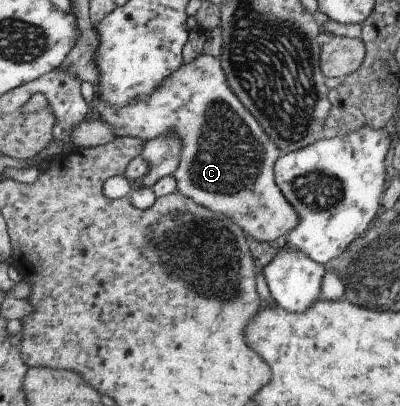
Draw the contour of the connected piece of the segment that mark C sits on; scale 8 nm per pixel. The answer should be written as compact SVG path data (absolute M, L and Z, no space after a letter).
M204 54L188 65L182 65L173 73L159 91L147 100L136 102L126 108L110 106L102 101L99 95L93 102L93 112L100 115L115 127L117 137L141 137L150 141L155 137L163 138L168 132L176 132L183 145L183 156L175 176L179 179L178 192L192 198L200 205L231 217L250 239L256 241L280 241L299 223L296 209L283 196L275 184L275 165L280 159L281 151L275 142L264 133L258 119L242 104L240 98L232 91L223 70L220 57Z

